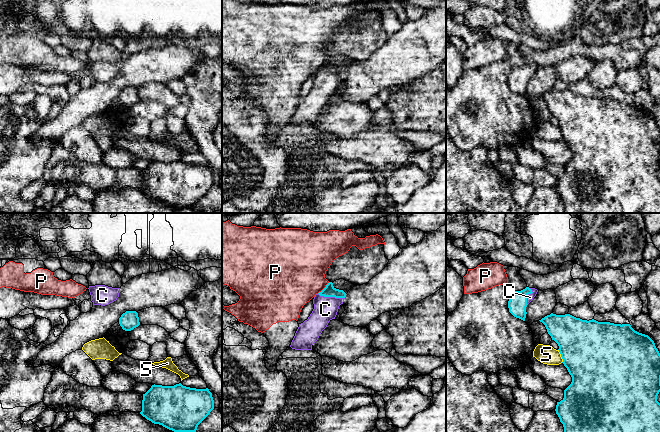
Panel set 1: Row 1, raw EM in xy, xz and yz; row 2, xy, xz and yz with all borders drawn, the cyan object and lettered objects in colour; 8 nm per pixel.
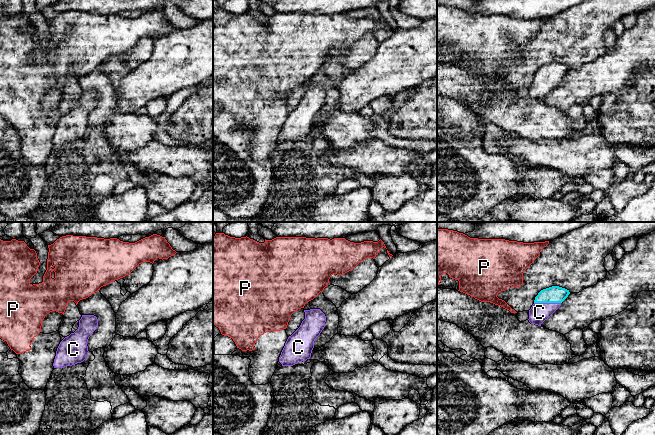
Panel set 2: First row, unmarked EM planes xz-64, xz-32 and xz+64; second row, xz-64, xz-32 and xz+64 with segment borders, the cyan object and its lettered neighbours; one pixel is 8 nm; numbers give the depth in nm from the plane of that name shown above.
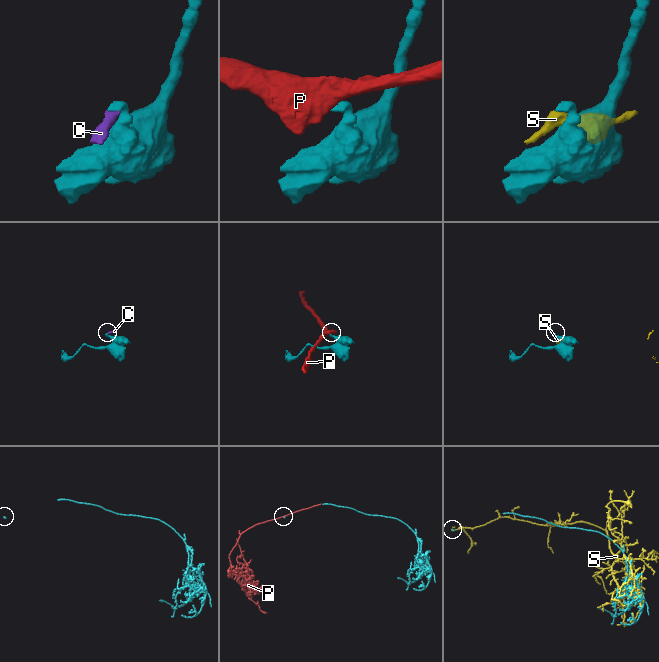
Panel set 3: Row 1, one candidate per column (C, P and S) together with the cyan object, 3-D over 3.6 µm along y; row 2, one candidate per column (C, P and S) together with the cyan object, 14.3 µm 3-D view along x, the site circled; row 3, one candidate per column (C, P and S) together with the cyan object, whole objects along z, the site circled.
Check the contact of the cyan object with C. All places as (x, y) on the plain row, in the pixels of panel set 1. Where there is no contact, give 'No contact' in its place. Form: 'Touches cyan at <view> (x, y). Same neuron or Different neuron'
Touches cyan at xz (331, 72). Same neuron

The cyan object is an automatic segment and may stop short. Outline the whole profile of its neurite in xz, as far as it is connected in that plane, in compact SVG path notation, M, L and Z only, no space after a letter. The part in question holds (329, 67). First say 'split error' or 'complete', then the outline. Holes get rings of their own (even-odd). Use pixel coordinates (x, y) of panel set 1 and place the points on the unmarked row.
split error; M332 58L315 71L313 75L314 85L307 96L299 100L290 123L295 126L312 126L312 121L318 116L322 107L327 103L330 96L335 95L339 82L343 80L346 69L336 65Z

